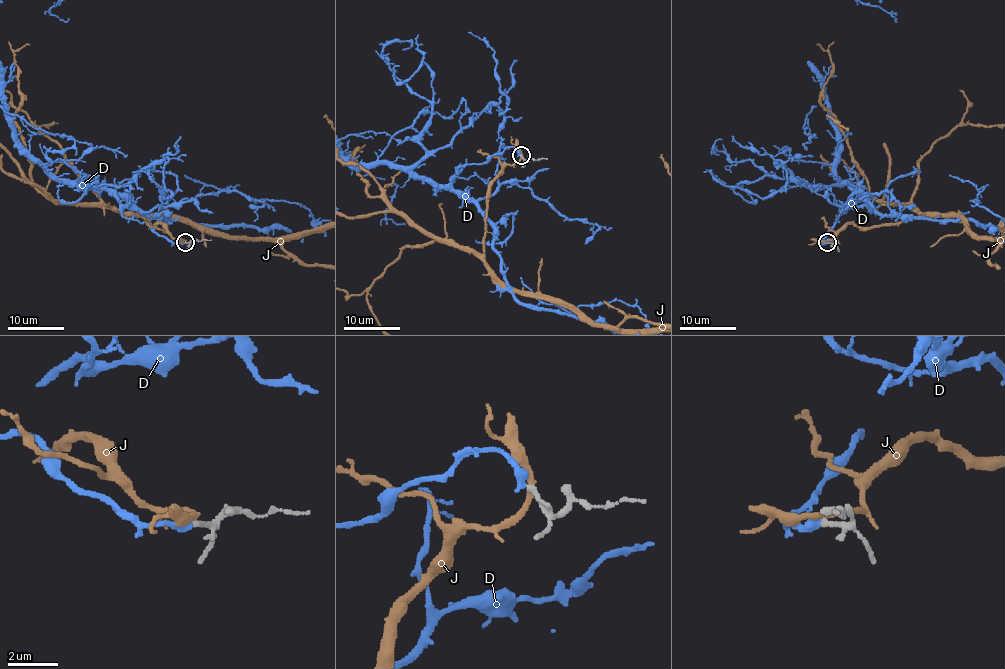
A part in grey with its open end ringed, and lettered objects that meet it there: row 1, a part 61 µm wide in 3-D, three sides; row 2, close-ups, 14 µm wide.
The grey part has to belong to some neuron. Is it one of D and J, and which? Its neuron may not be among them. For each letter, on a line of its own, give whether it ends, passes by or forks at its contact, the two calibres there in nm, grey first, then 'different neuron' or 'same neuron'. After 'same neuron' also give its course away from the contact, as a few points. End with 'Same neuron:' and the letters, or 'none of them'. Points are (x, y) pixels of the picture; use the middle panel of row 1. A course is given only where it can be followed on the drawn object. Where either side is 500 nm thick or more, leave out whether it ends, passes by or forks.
D: it ends; calibres 240 and 380 nm; same neuron
J: it passes by; calibres 240 and 240 nm; different neuron
Same neuron: D

